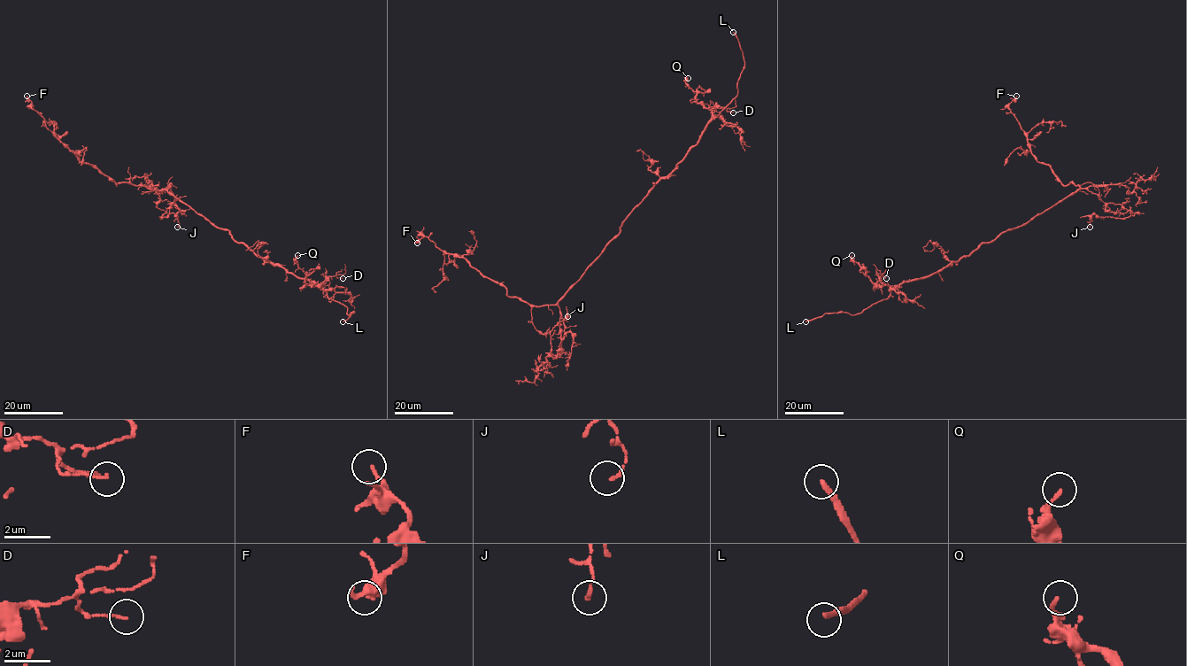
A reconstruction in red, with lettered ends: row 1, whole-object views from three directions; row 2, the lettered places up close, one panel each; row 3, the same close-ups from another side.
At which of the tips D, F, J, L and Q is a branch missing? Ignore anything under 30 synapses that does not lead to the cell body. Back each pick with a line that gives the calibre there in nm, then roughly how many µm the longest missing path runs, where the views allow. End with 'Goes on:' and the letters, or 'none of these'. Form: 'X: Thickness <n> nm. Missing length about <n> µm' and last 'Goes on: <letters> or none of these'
L: Thickness 240 nm. Missing length about 15 µm
Goes on: L

